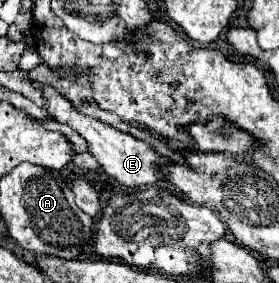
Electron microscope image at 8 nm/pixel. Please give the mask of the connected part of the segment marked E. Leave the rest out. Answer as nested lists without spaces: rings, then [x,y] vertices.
[[[43,87],[43,95],[47,99],[45,103],[45,111],[59,123],[67,123],[69,127],[73,127],[83,139],[87,139],[89,143],[89,153],[99,161],[99,165],[105,169],[105,173],[113,179],[117,179],[121,185],[125,187],[143,187],[143,185],[155,185],[159,181],[163,181],[163,175],[159,175],[159,167],[163,163],[167,163],[167,159],[161,159],[155,151],[151,151],[145,143],[135,141],[129,133],[121,133],[115,127],[97,121],[93,117],[81,115],[77,113],[71,103],[67,99],[63,99],[63,95],[51,87]]]

